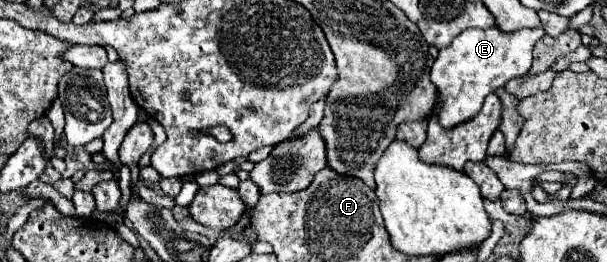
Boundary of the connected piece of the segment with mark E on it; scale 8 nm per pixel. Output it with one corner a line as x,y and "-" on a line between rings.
496,25
490,29
468,29
458,33
454,41
440,51
430,69
430,79
438,87
438,101
442,101
442,111
438,113
442,127
452,127
472,119
482,109
488,93
504,87
508,79
528,73
534,61
534,45
544,35
544,25
512,33
496,29

